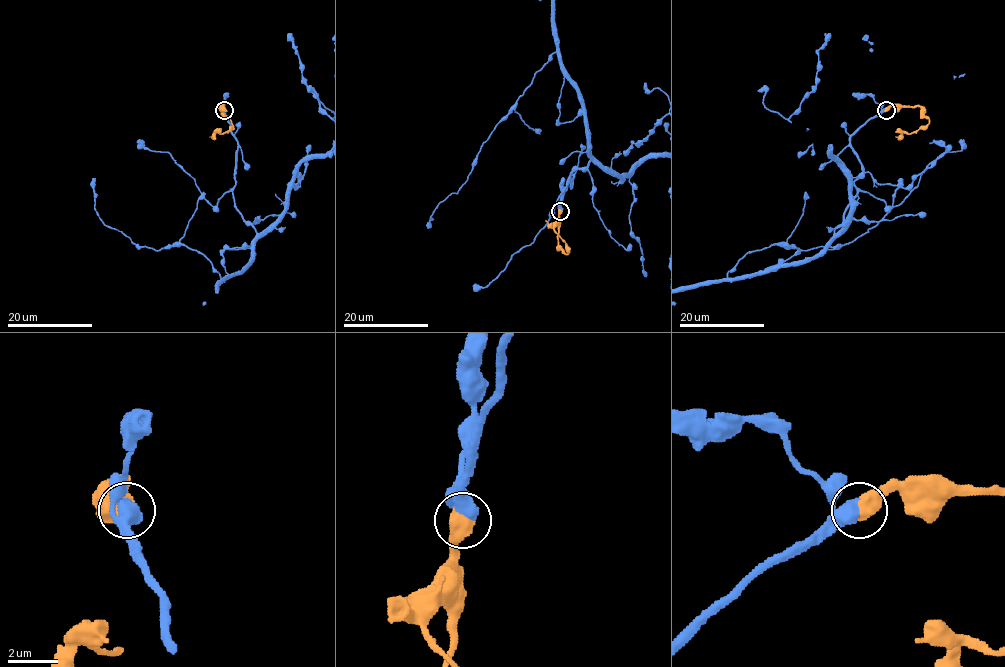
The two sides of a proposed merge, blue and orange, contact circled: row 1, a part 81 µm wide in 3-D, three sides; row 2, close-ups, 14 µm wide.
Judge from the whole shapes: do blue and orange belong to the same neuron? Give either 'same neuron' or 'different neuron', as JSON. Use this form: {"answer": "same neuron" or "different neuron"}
{"answer": "same neuron"}

